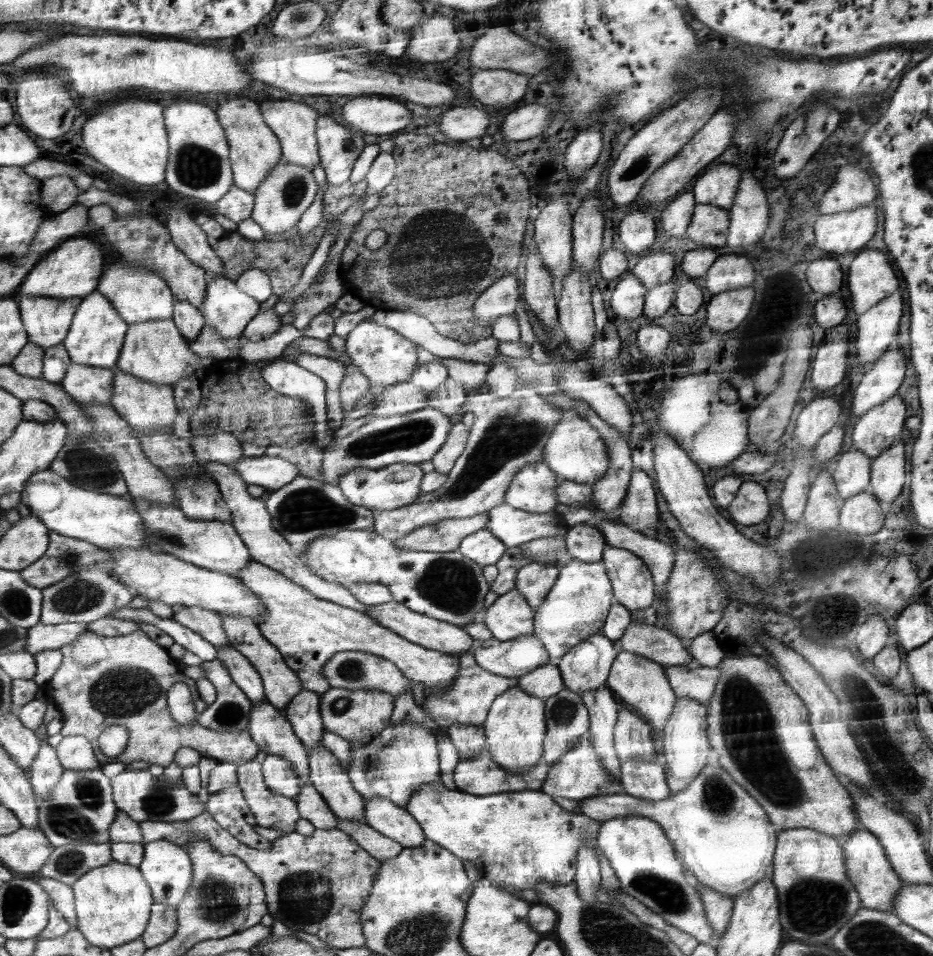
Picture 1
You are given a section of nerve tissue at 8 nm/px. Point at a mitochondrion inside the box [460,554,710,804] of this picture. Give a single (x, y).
(564, 711)

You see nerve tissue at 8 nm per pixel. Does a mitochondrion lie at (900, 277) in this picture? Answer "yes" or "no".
no

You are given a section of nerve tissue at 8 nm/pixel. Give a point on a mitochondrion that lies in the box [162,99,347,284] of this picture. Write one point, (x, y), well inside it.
(197, 166)

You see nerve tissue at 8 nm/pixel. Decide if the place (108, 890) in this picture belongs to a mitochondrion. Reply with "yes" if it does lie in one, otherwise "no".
no

